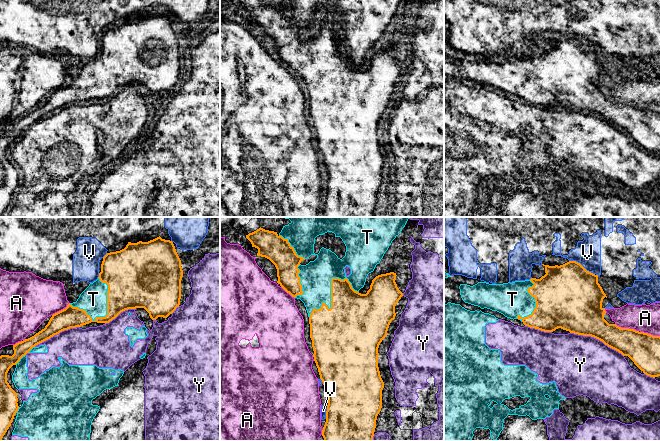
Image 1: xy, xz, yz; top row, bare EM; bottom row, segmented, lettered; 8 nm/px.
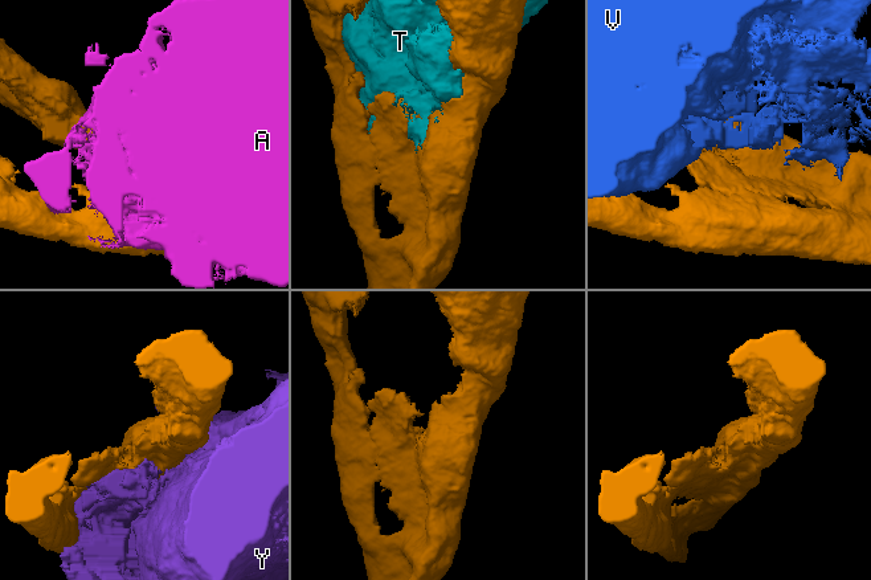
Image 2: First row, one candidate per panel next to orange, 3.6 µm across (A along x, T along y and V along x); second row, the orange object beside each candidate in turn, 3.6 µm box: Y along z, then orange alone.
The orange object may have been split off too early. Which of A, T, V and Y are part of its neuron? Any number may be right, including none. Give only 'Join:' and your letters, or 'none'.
Join: none

